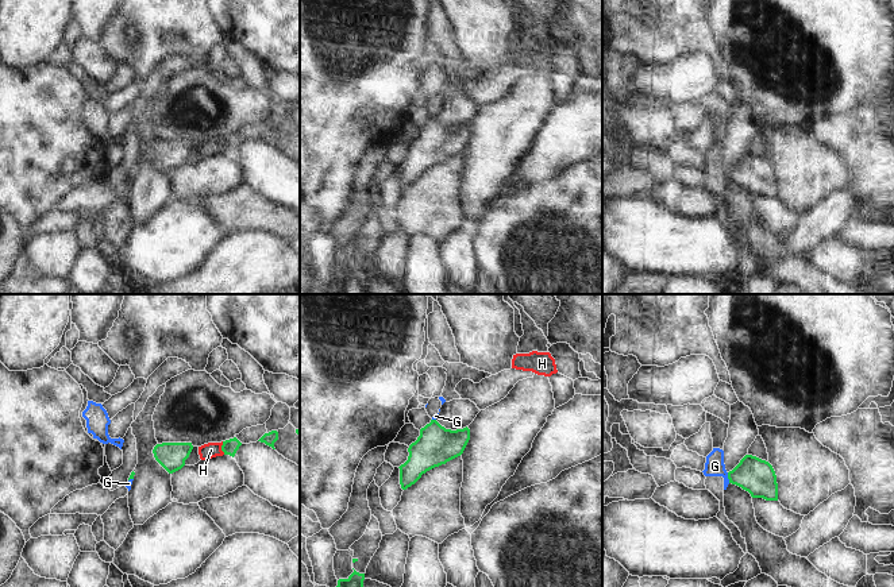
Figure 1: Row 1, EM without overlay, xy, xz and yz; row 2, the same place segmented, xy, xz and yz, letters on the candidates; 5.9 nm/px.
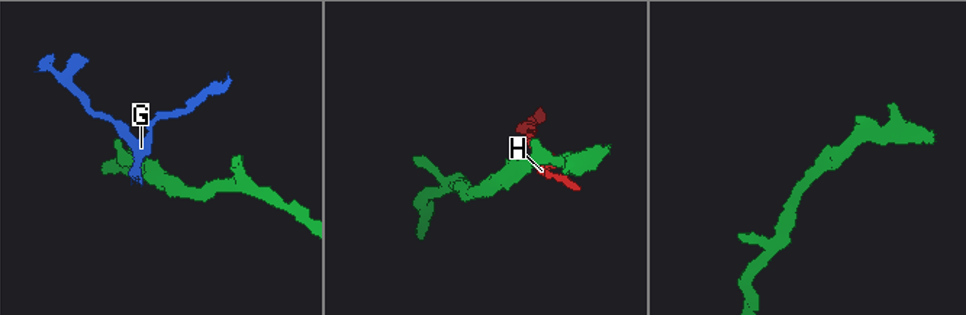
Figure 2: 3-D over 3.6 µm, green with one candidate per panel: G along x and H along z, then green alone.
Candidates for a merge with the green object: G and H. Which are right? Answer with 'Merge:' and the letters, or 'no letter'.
Merge: no letter

